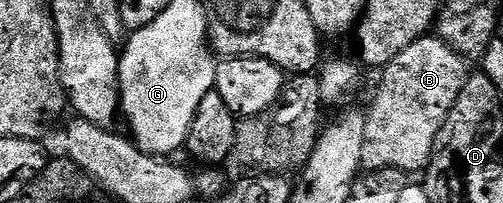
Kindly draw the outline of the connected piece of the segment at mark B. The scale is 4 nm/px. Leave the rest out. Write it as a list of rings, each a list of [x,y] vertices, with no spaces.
[[[437,35],[419,37],[417,43],[409,43],[393,63],[383,66],[379,81],[379,90],[371,101],[371,110],[366,110],[365,135],[361,147],[361,163],[364,170],[369,169],[401,169],[408,175],[426,170],[431,153],[434,151],[434,141],[441,131],[450,109],[459,101],[461,89],[469,76],[468,62],[460,53],[453,51]]]

